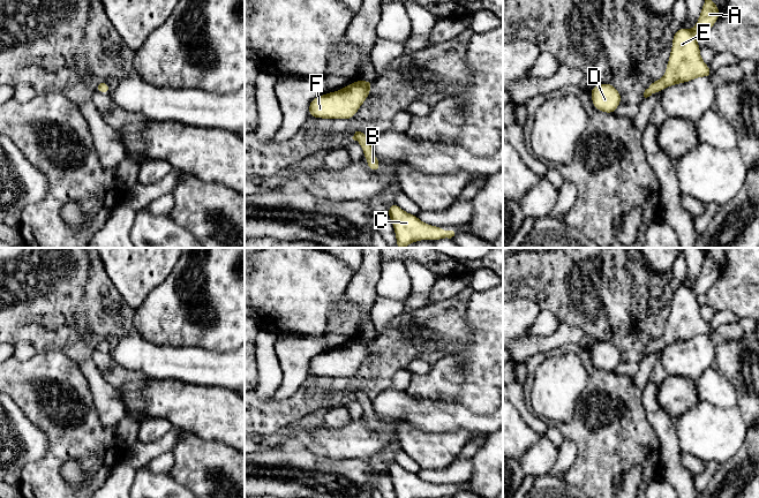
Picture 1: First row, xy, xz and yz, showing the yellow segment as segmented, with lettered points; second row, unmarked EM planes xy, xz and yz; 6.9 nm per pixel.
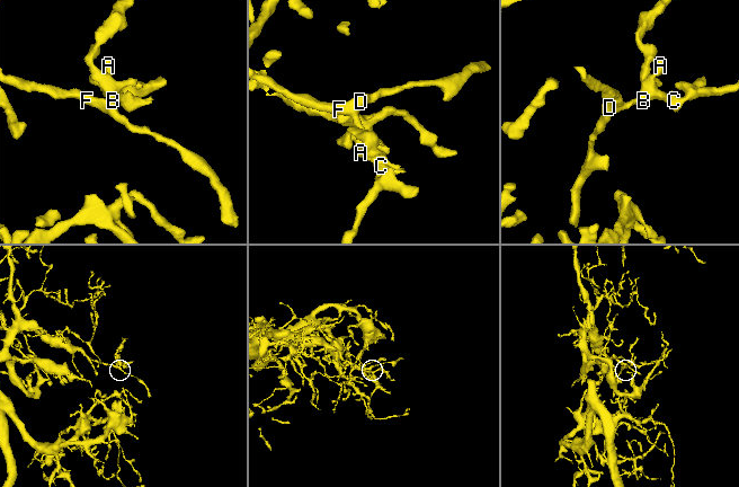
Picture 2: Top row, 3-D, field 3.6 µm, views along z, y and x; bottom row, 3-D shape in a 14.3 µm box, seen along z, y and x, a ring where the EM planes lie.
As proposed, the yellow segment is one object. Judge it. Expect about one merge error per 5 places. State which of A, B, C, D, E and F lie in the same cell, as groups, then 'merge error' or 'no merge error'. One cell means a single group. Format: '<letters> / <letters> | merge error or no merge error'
A B C D E F | no merge error

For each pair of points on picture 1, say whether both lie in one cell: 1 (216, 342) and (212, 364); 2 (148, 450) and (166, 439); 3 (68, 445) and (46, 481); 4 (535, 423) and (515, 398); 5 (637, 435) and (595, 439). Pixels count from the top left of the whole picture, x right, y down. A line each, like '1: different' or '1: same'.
1: different
2: same
3: same
4: same
5: same

